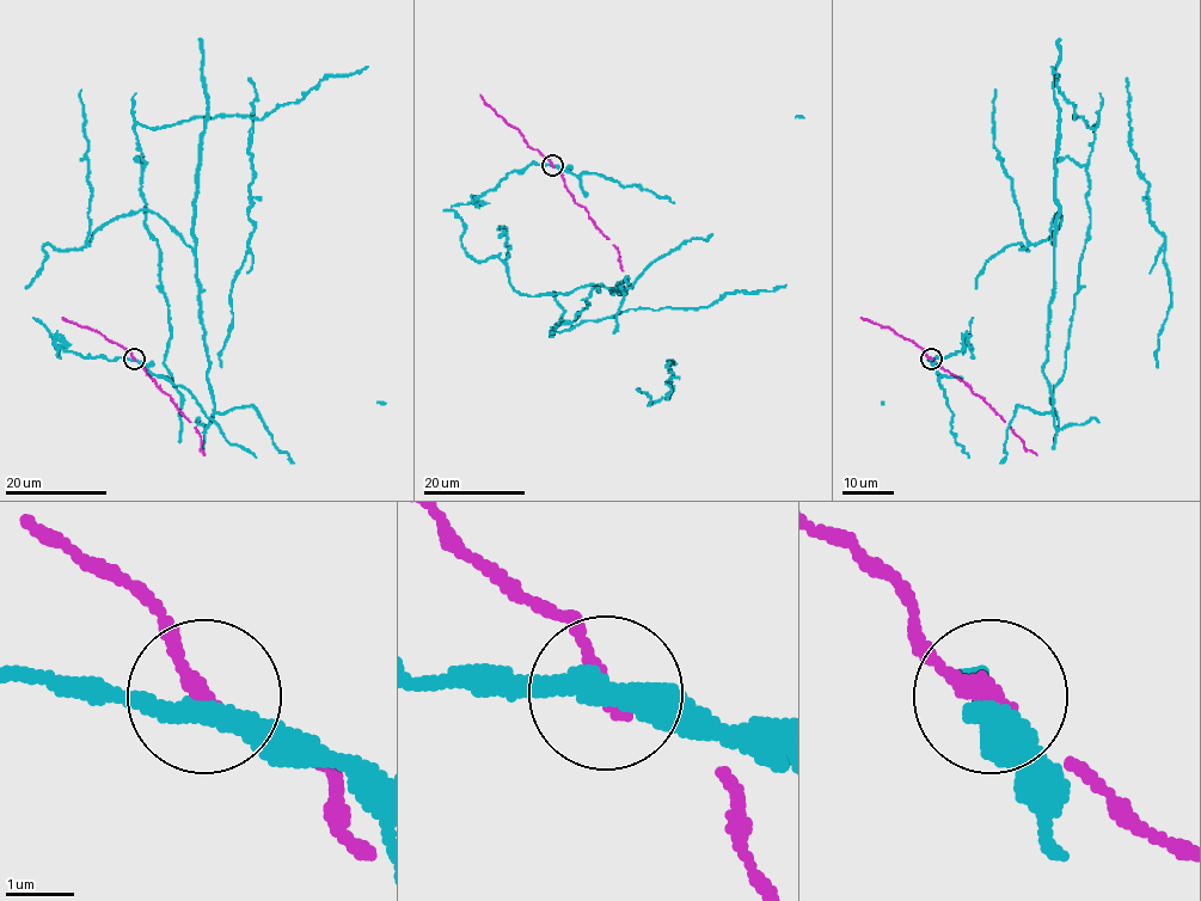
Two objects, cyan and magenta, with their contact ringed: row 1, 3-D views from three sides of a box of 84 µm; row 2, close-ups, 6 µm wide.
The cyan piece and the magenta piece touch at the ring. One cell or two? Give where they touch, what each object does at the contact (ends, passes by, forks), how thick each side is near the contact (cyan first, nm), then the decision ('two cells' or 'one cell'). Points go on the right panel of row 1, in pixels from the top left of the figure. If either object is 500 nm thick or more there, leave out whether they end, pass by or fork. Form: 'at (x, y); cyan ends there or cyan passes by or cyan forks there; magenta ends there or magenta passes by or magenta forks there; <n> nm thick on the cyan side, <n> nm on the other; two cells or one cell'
at (931, 359); cyan passes by; magenta ends there; 320 nm thick on the cyan side, 280 nm on the other; two cells

